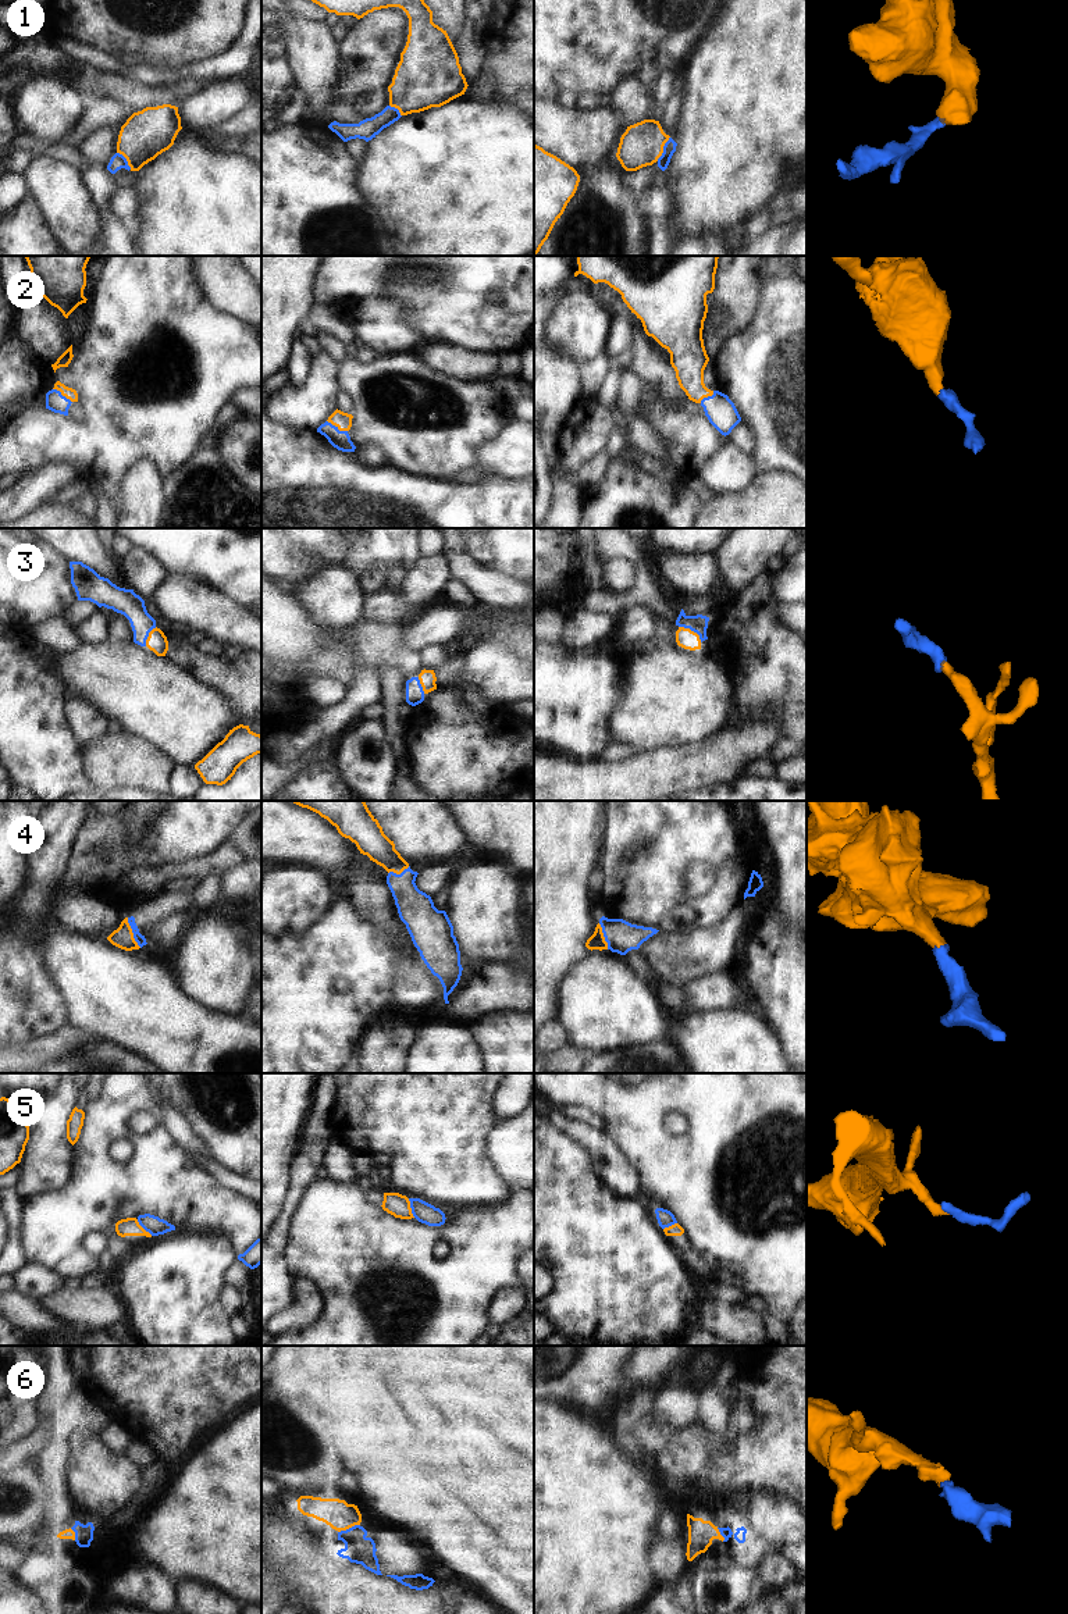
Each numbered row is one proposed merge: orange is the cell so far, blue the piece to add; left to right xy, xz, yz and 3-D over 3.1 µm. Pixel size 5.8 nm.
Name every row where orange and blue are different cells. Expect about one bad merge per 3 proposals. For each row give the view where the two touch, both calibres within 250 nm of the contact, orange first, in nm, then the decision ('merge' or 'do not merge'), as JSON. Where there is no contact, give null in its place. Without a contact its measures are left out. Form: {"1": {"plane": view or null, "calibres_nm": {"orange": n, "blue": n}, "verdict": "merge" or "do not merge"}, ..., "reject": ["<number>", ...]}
{"1": {"plane": "yz", "calibres_nm": {"orange": 240, "blue": 70}, "verdict": "do not merge"}, "2": {"plane": "xz", "calibres_nm": {"orange": 100, "blue": 110}, "verdict": "merge"}, "3": {"plane": "yz", "calibres_nm": {"orange": 120, "blue": 100}, "verdict": "merge"}, "4": {"plane": "xy", "calibres_nm": {"orange": 120, "blue": 60}, "verdict": "merge"}, "5": {"plane": "xz", "calibres_nm": {"orange": 130, "blue": 120}, "verdict": "do not merge"}, "6": {"plane": "xz", "calibres_nm": {"orange": 170, "blue": 160}, "verdict": "merge"}, "reject": ["1", "5"]}

